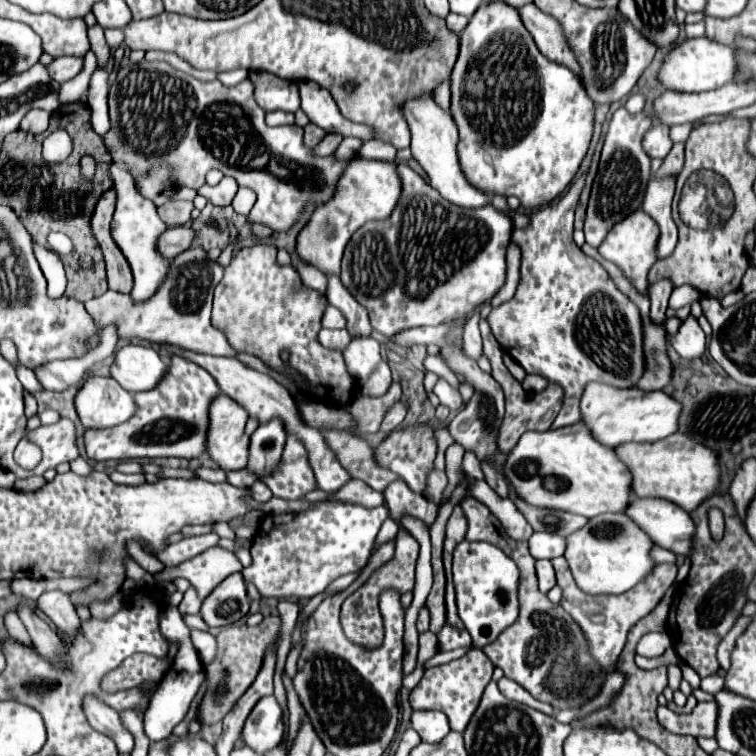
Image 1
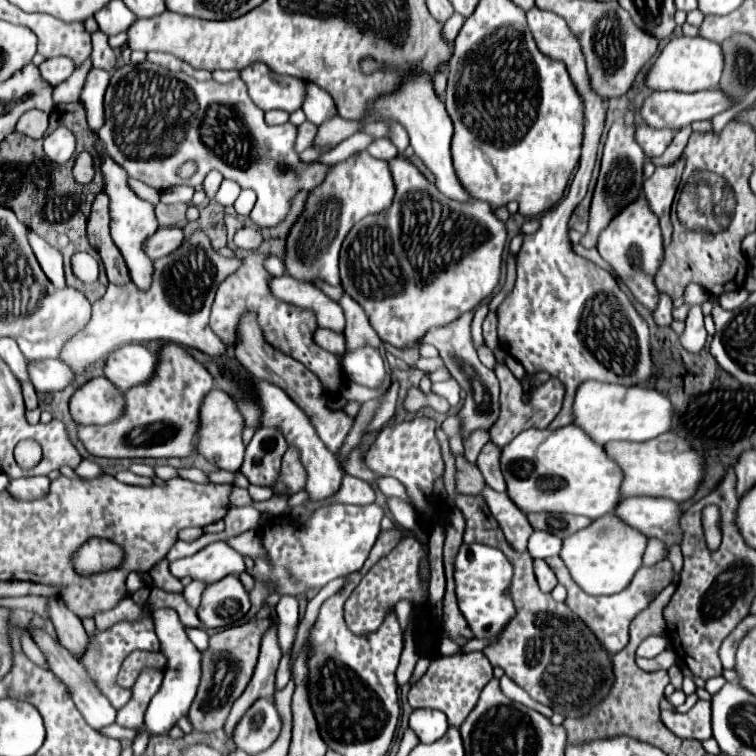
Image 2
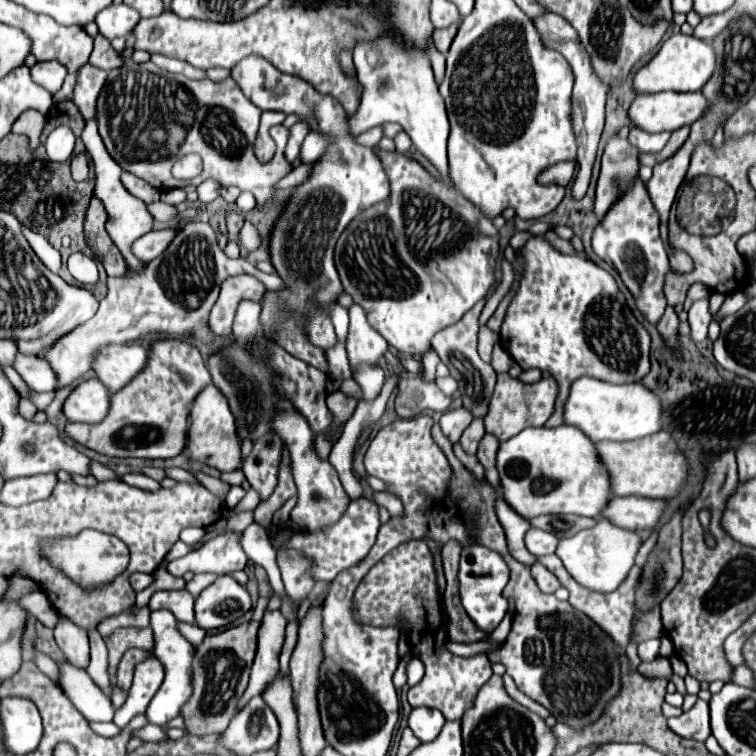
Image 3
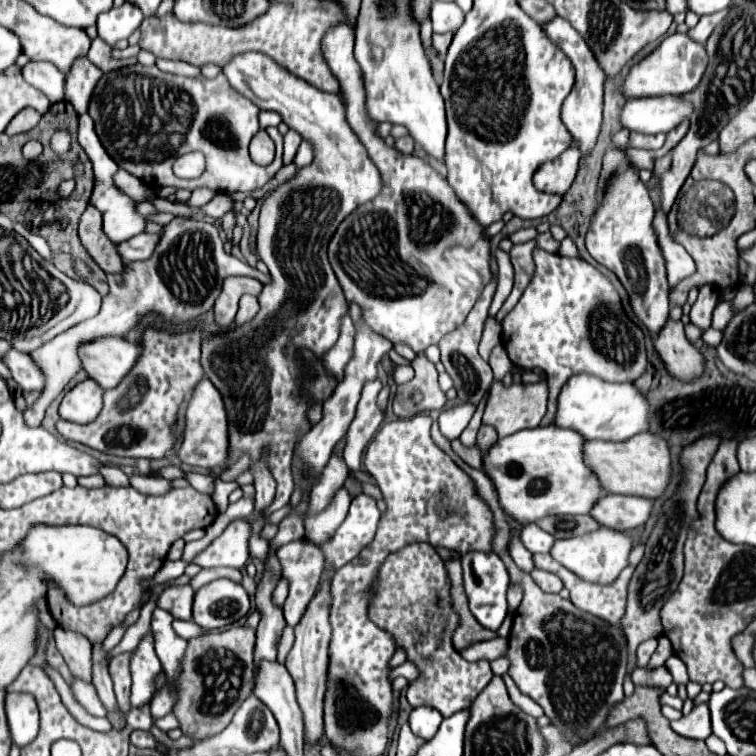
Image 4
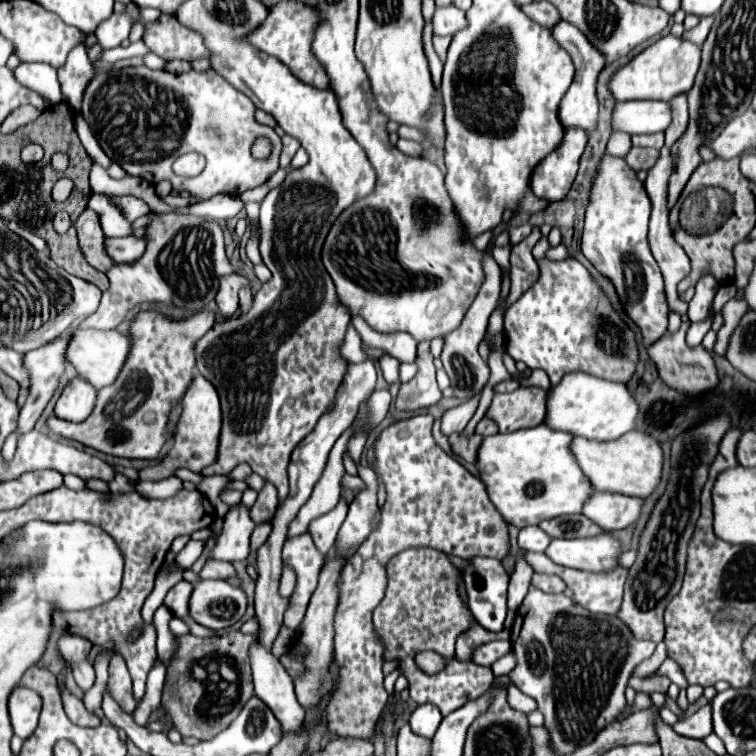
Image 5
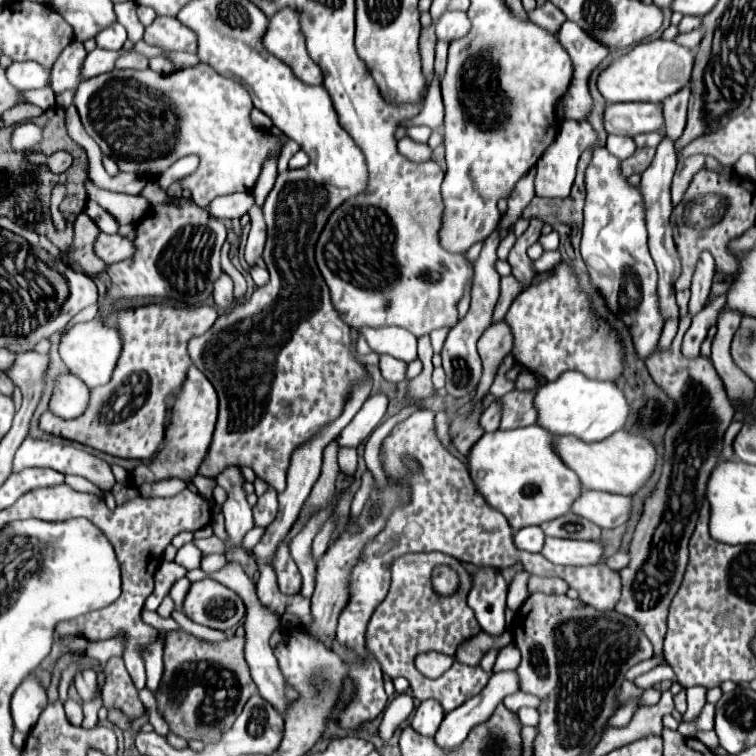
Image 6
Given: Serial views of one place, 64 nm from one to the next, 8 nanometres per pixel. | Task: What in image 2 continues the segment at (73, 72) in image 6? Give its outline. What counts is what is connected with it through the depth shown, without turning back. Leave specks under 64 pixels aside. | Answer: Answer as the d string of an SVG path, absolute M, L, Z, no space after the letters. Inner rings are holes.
M90 68L84 88L80 92L80 102L86 108L86 118L88 118L88 126L92 130L102 128L102 100L104 100L104 92L108 86L110 74L106 70L98 70L98 68Z

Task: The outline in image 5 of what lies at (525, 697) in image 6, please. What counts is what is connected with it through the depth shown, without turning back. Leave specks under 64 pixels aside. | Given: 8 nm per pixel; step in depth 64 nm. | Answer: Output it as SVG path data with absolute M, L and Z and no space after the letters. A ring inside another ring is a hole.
M526 696L526 698L510 698L510 700L508 700L508 704L510 704L510 706L514 706L516 710L520 710L520 712L536 710L536 700L534 700L534 698L530 698L530 696Z

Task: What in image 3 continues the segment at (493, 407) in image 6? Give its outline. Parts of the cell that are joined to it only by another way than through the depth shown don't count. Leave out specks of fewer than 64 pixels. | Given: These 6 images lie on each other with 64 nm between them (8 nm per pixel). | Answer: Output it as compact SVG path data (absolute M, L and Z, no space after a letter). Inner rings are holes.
M486 432L478 444L478 460L482 462L484 466L484 474L486 478L490 480L490 484L494 486L500 486L500 480L498 480L498 470L496 470L496 450L498 450L498 438L496 436L490 436L490 432Z

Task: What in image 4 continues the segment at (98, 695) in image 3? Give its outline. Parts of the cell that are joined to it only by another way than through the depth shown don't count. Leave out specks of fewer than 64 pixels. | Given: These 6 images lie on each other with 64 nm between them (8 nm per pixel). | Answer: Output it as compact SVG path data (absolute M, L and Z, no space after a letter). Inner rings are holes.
M74 680L72 692L74 692L74 696L78 698L78 702L80 702L90 714L94 714L94 716L106 716L106 708L102 706L94 684L86 684L86 682L82 682L82 680Z

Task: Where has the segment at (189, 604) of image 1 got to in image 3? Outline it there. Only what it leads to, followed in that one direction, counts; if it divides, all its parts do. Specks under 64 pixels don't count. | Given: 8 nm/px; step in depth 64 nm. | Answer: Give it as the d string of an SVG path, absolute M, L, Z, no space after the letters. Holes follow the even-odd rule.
M194 574L194 578L186 584L186 590L192 594L192 596L198 596L208 584L212 584L218 576L214 574Z

